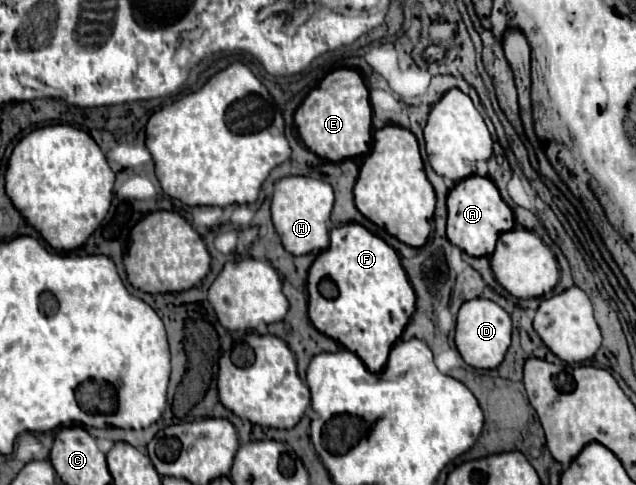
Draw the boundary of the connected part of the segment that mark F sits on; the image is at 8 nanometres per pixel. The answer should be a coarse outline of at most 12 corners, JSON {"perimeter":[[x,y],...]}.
{"perimeter":[[355,222],[307,276],[309,318],[371,372],[415,312],[397,252]]}

